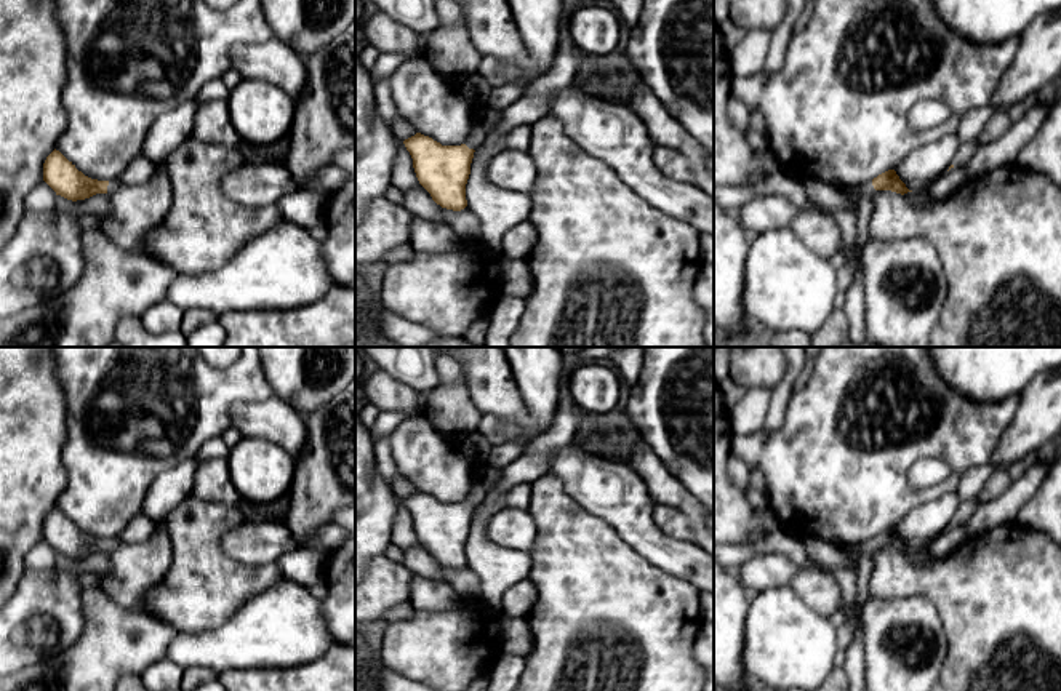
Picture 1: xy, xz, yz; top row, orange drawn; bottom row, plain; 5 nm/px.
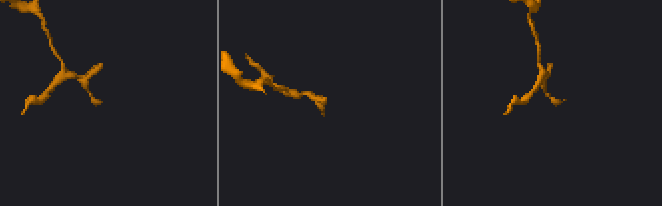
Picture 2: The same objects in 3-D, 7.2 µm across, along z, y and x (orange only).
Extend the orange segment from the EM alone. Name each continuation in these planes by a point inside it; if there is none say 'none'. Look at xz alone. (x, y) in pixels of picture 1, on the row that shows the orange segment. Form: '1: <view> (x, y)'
1: xz (487, 119)

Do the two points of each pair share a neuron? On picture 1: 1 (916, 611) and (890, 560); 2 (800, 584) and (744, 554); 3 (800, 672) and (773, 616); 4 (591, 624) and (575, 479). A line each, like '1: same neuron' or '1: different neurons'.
1: different neurons
2: different neurons
3: same neuron
4: different neurons

